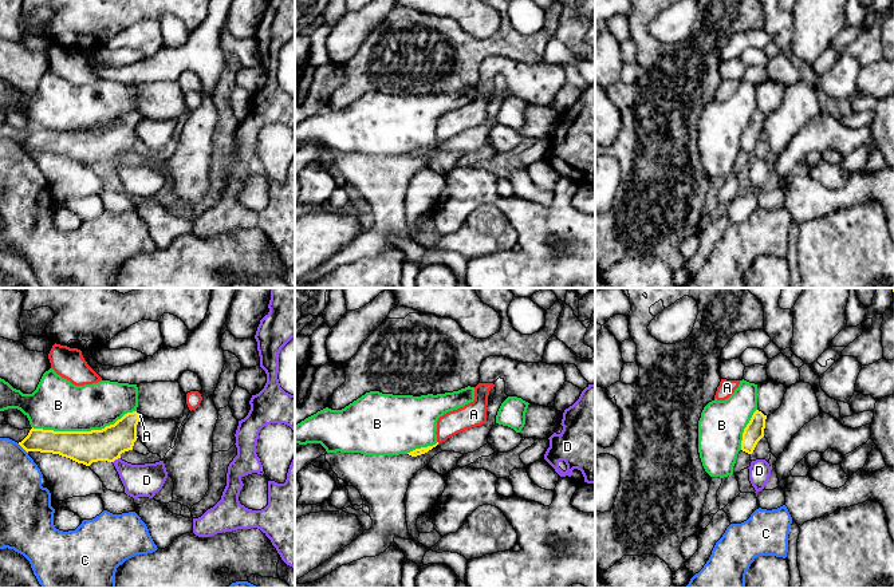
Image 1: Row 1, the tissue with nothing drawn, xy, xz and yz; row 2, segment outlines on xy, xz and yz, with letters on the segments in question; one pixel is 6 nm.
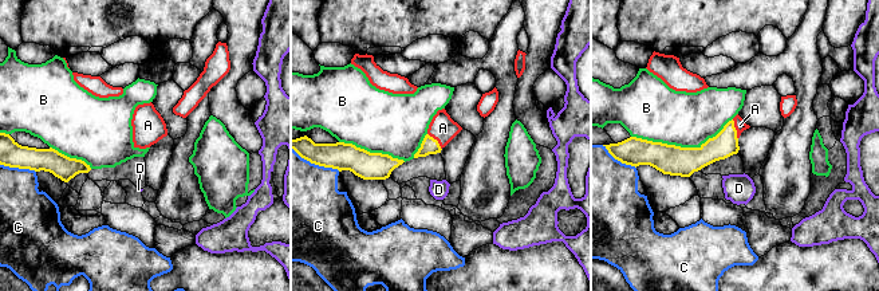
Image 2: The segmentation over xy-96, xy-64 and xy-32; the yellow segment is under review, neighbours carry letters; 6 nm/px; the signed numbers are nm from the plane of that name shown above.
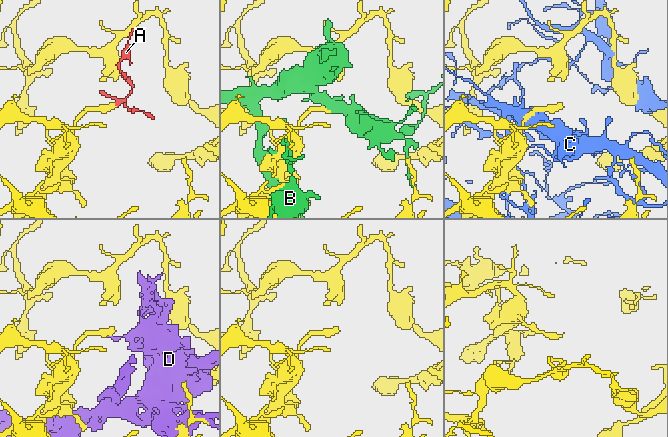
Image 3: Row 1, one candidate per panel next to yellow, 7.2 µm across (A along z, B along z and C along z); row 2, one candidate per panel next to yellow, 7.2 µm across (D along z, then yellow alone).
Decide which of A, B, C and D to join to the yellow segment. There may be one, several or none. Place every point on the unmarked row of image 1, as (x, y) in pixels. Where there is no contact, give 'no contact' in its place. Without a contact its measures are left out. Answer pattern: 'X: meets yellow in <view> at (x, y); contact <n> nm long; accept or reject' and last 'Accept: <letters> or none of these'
A: meets yellow in xy at (137, 115); contact 40 nm long; accept
B: meets yellow in xy at (83, 131); contact 650 nm long; reject
C: meets yellow in xy at (23, 148); contact 90 nm long; reject
D: meets yellow in xy at (115, 158); contact 60 nm long; reject
Accept: A

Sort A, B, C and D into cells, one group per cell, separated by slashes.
A / B / C / D

